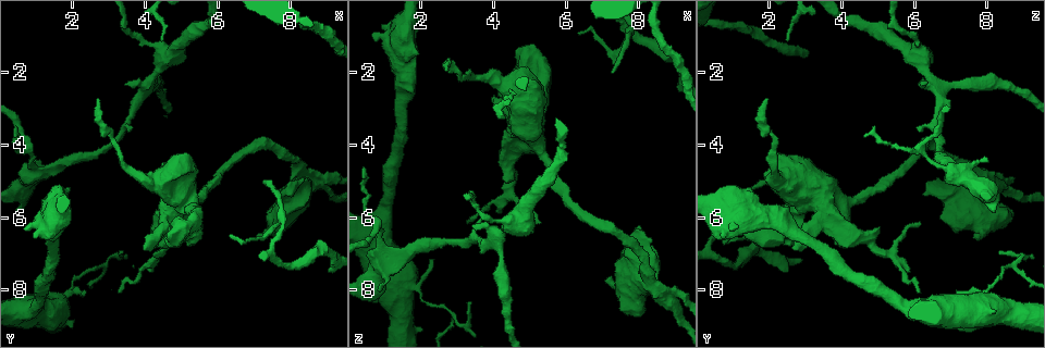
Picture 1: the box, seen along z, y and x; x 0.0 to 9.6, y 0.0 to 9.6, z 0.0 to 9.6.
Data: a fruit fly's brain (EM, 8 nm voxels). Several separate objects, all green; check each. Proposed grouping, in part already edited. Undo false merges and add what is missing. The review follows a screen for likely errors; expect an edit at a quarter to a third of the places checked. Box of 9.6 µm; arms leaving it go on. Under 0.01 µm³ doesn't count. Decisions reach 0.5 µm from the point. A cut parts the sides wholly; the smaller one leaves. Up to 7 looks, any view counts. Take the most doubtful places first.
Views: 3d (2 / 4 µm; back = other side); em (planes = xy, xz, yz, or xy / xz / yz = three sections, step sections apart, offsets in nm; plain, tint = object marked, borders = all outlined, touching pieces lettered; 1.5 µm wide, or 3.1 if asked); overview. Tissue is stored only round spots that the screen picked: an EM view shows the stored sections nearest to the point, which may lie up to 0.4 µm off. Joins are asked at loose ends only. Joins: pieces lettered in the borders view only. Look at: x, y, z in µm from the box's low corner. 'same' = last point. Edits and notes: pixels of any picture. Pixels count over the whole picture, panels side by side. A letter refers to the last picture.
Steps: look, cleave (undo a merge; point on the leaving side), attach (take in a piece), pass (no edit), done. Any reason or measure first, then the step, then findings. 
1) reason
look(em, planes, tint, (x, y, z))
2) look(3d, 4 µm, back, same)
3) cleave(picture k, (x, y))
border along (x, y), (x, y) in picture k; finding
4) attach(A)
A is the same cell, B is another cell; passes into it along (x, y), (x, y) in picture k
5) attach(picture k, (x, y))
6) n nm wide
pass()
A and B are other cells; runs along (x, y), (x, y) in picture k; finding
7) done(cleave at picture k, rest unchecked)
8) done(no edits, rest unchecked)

three-way junction
look(3d, 2 µm, (8.70, 5.10, 8.25))

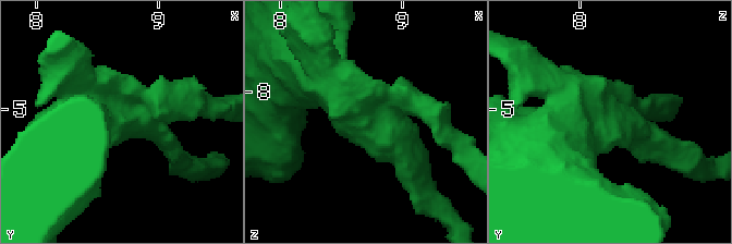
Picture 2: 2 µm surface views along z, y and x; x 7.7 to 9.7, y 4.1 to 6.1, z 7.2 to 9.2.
look(em, planes, borders, (8.78, 5.06, 8.28))

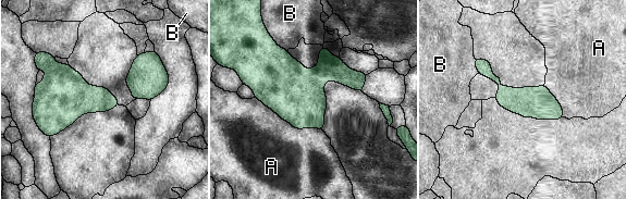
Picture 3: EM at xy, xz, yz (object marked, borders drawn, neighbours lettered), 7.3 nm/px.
240 nm wide
cleave(picture 3, (295, 94))
A and B are other cells; border along (312, 69), (326, 79) in picture 3; two cells meet here

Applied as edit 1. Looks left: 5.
see it whole again
look(overview)

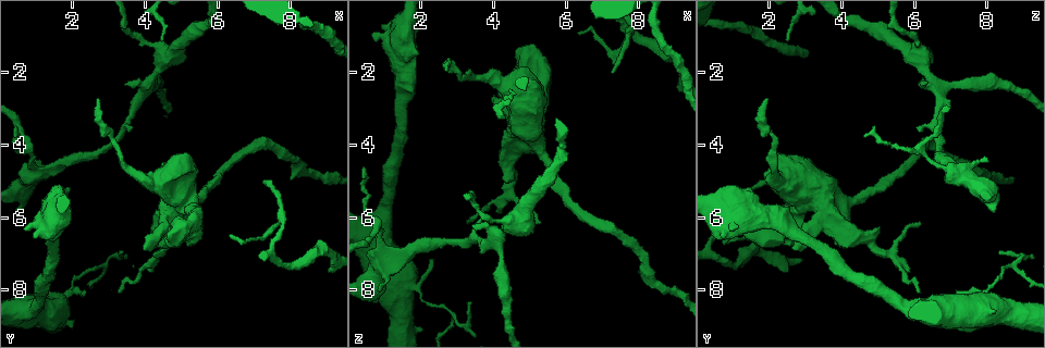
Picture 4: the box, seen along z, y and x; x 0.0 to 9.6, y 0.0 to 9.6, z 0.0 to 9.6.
branch stops here
look(3d, 4 µm, (3.40, 2.30, 6.20))

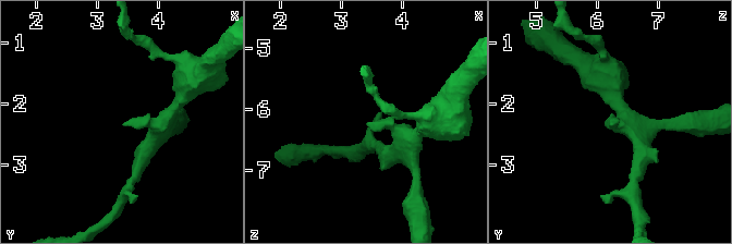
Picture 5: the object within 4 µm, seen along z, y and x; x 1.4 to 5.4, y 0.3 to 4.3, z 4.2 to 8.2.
look(em, yz, step 4, tint, (3.45, 2.30, 6.25))

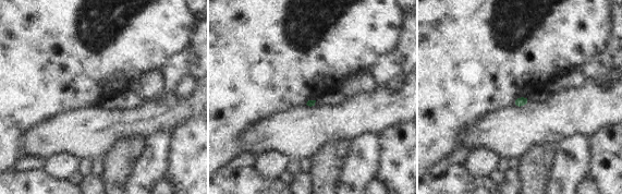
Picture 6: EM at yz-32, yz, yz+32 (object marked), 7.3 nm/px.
cut it another way
look(em, planes, borders, same)

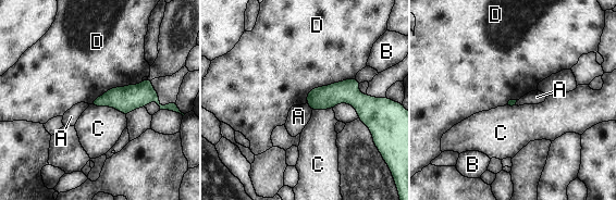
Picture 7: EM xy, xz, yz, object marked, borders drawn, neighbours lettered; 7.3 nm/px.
pass()
A, B, C and D are other cells; no lettered piece goes on from it

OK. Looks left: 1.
done(cleave at picture 3, rest unchecked)

